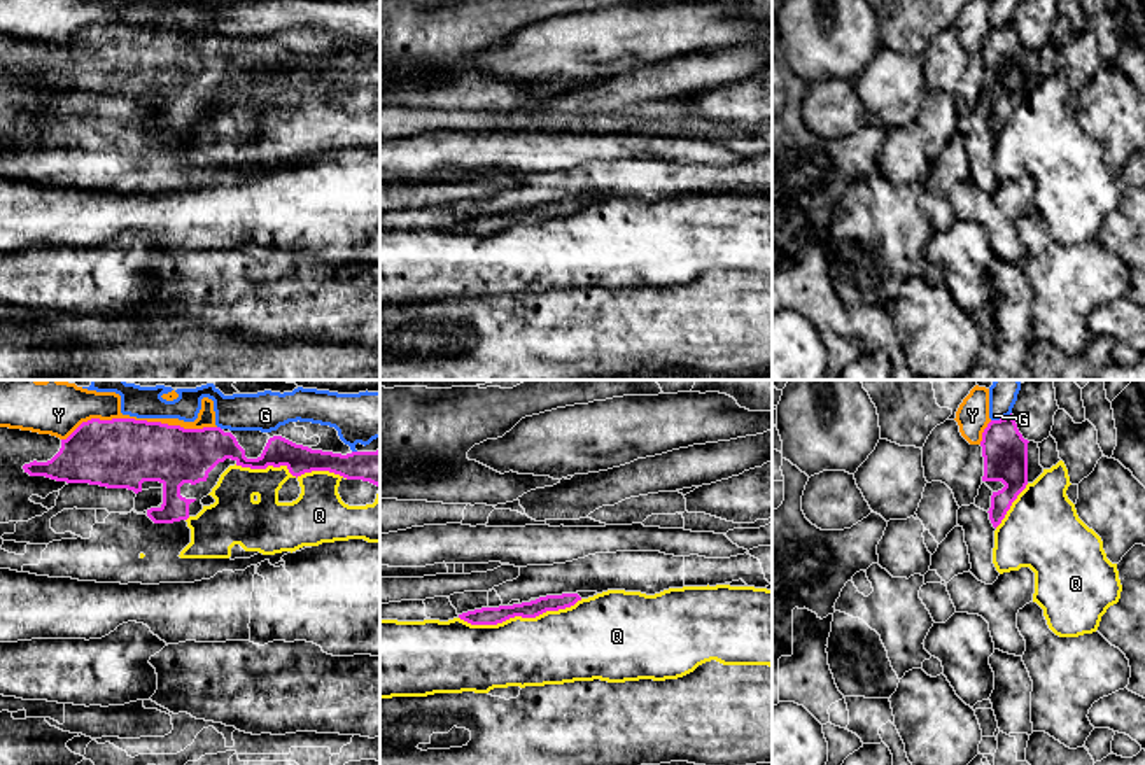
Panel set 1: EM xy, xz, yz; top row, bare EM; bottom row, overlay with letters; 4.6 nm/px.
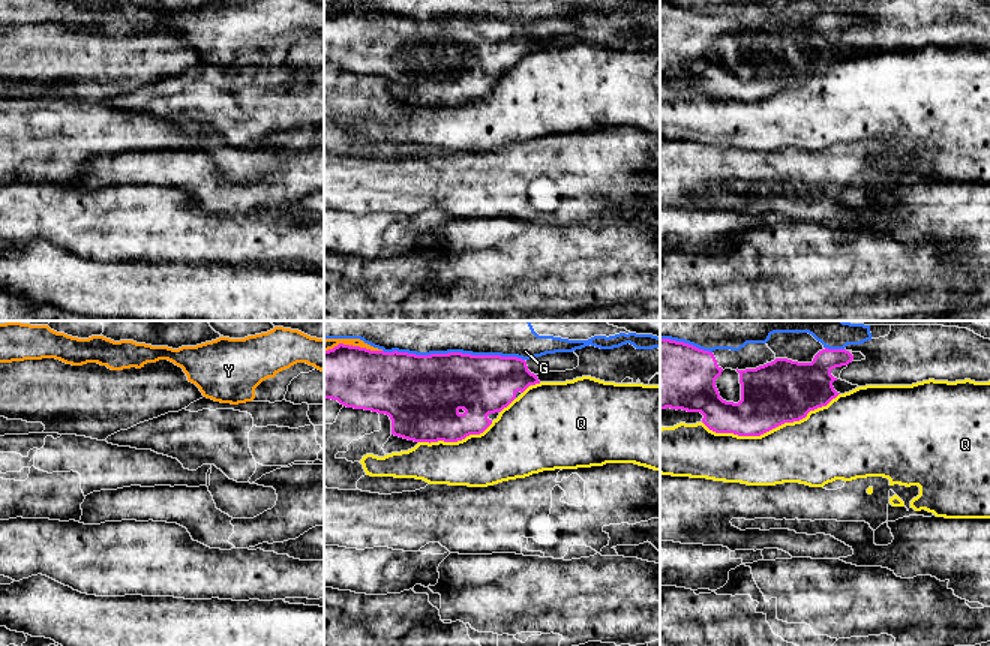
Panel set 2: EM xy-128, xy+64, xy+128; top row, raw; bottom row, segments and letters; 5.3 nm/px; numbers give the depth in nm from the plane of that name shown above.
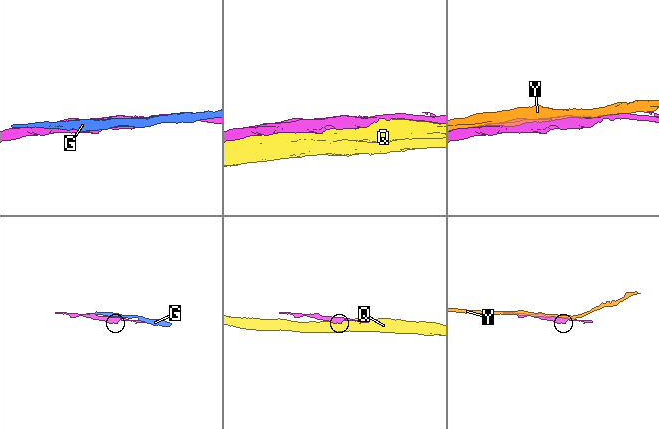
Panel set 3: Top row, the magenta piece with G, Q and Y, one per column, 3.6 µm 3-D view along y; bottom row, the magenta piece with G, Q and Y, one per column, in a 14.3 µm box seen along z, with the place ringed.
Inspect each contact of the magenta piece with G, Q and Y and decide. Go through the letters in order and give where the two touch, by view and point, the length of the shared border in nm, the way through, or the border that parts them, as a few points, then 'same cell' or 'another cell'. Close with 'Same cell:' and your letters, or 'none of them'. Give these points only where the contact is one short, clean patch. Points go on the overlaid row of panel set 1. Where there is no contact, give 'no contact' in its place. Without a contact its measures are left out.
G: contact yz (1000, 419); length 100 nm; another cell
Q: contact xz (520, 615); length 550 nm; another cell
Y: contact xy (139, 421); length 700 nm; another cell
Same cell: none of them

